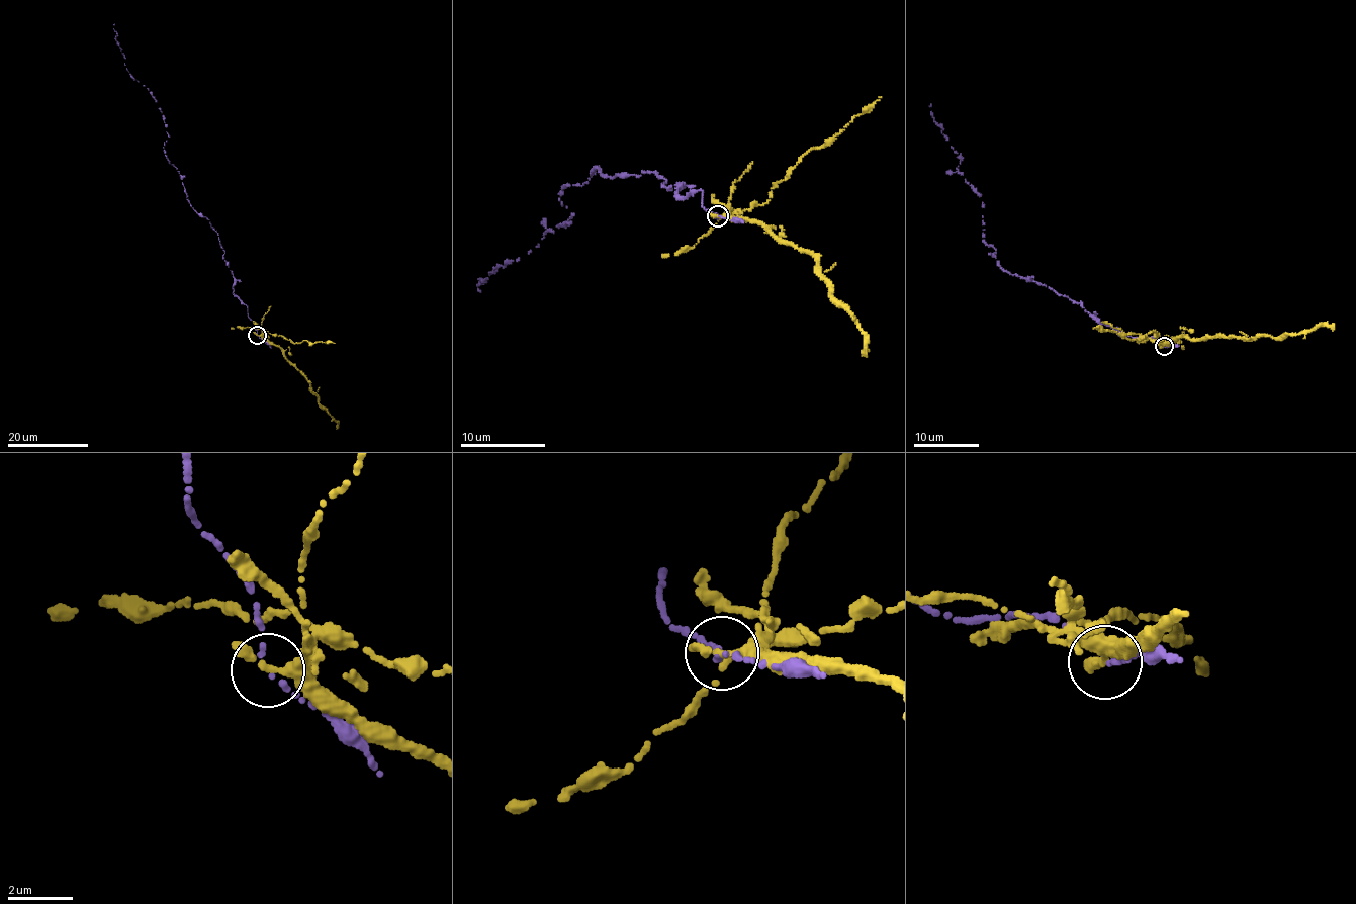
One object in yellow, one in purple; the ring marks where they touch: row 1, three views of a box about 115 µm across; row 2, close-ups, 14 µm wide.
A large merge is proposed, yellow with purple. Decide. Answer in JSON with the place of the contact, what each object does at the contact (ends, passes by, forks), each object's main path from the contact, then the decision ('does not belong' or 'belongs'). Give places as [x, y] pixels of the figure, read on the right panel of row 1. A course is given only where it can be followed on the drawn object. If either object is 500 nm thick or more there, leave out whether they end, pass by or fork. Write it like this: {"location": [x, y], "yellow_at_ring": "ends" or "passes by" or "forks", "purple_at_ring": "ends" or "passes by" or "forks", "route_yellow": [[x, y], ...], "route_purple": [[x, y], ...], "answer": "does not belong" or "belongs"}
{"location": [1164, 346], "yellow_at_ring": "passes by", "purple_at_ring": "passes by", "route_yellow": [[1164, 346], [1164, 342], [1178, 336], [1280, 338], [1316, 326], [1334, 329]], "route_purple": [[1164, 346], [1000, 267], [983, 240], [981, 195], [957, 168], [961, 153], [931, 104]], "answer": "does not belong"}

